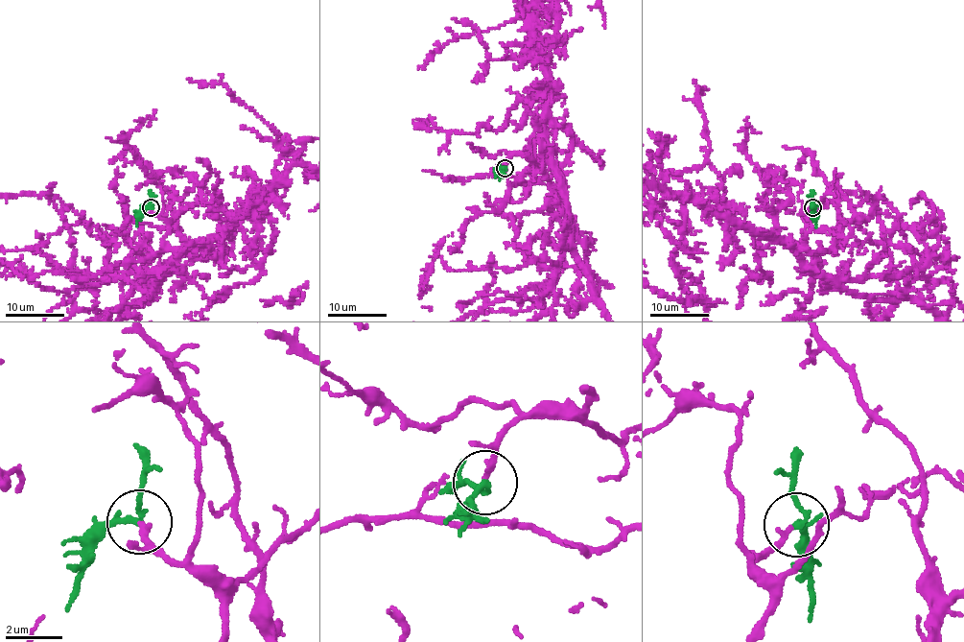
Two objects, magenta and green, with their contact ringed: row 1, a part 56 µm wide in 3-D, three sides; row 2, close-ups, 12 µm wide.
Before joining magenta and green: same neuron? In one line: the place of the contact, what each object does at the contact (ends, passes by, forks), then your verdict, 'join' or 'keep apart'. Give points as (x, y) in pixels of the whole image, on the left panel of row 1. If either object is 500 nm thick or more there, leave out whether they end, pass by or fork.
(151, 207) | magenta ends | green forks | join

